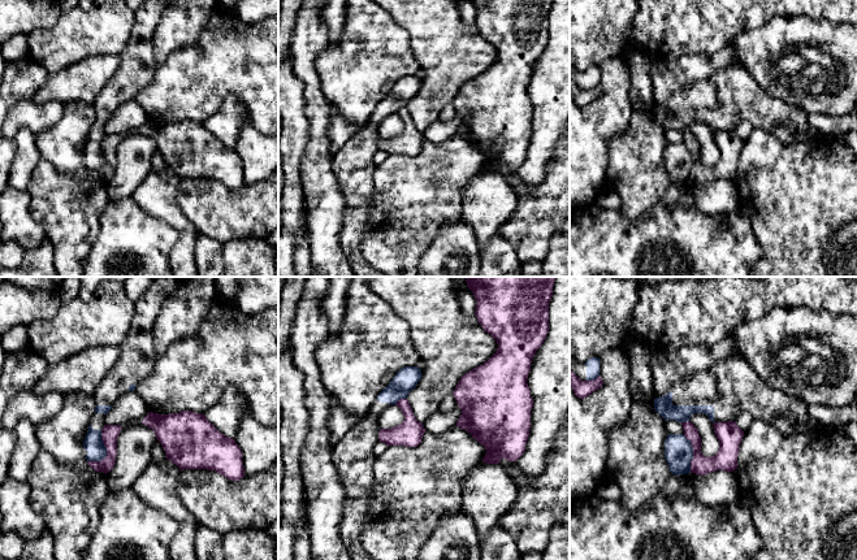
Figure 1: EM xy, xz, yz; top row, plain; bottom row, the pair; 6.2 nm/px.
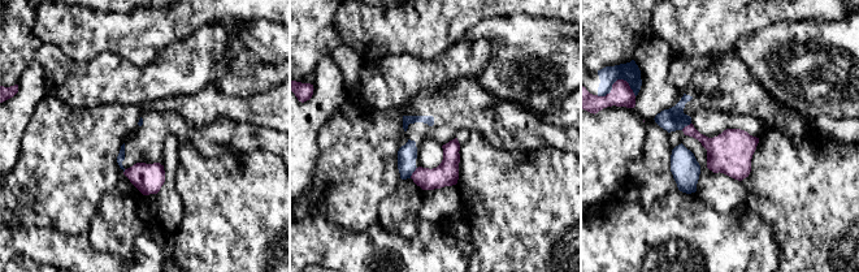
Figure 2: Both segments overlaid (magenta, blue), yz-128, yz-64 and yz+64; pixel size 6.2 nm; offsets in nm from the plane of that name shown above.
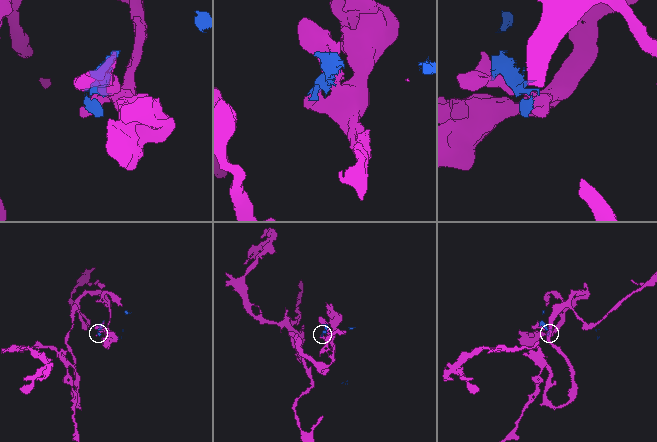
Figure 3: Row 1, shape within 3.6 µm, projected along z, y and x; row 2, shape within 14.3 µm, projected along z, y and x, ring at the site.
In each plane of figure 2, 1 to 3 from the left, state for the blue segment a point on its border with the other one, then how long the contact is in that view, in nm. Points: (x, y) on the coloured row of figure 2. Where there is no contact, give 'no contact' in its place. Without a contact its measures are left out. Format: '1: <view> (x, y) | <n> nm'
1: yz-128 (125, 171) | 30 nm
2: yz-64 (413, 172) | 80 nm
3: yz+64 (616, 81) | 240 nm

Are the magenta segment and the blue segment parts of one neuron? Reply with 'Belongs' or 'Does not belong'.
Does not belong

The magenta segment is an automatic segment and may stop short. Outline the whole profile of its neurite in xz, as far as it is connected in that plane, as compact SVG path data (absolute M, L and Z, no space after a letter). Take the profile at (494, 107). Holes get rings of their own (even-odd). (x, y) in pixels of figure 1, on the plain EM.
M472 0L472 3L476 8L475 22L479 32L497 49L498 57L488 70L467 81L453 100L462 120L456 135L485 156L482 172L499 173L502 168L515 172L524 162L529 146L533 108L527 88L532 68L549 40L549 12L553 0Z

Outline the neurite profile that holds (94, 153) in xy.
M146 0L135 10L129 42L118 56L120 65L92 103L96 116L83 151L87 172L101 170L107 165L101 139L112 114L127 100L134 100L153 79L159 65L153 56L153 34L165 8L173 1Z

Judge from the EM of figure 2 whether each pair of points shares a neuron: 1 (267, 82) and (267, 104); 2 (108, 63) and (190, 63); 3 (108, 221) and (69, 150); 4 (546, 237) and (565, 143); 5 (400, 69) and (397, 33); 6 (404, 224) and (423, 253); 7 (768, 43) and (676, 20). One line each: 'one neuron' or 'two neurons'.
1: two neurons
2: one neuron
3: two neurons
4: two neurons
5: two neurons
6: two neurons
7: two neurons

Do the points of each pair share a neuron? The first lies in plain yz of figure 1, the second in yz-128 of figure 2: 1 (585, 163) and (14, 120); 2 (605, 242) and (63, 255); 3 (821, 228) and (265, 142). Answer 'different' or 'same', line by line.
1: same
2: same
3: different

